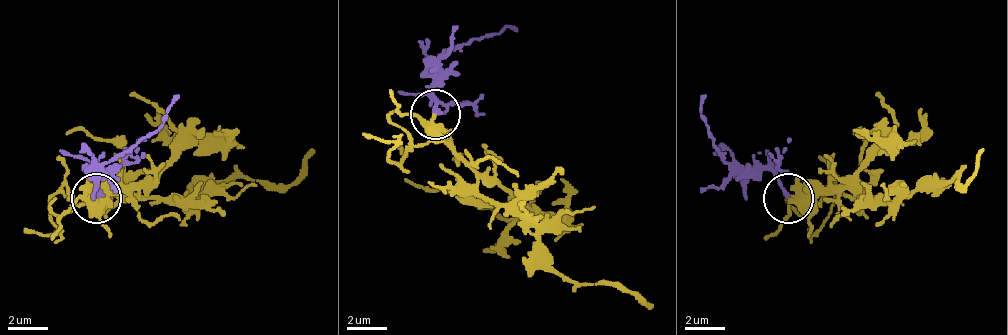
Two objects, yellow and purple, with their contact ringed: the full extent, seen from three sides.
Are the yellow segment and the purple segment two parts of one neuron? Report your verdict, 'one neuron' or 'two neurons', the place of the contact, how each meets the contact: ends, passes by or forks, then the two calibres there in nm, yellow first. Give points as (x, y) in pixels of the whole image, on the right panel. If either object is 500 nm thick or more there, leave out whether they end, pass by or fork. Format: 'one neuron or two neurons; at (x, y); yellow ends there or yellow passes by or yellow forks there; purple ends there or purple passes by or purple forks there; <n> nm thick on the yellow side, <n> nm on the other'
one neuron; at (788, 198); yellow passes by; purple ends there; 300 nm thick on the yellow side, 220 nm on the other

